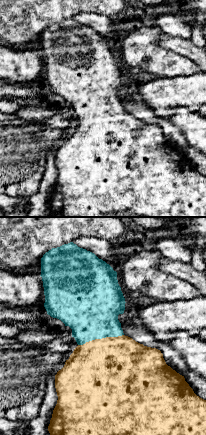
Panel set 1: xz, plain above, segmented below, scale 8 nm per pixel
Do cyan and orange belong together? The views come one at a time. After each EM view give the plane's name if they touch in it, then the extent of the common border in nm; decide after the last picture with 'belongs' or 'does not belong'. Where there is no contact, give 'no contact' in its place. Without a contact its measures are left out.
xz | 380 nm

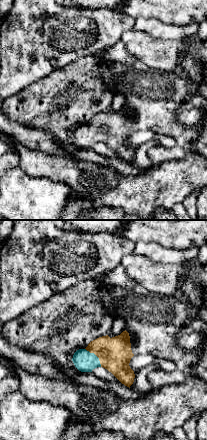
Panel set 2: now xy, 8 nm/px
xy | 200 nm

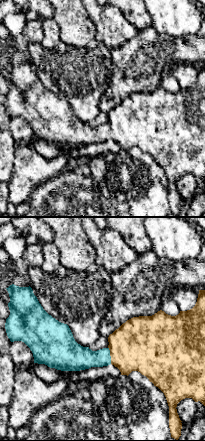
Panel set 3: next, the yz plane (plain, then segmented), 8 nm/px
yz | 140 nm

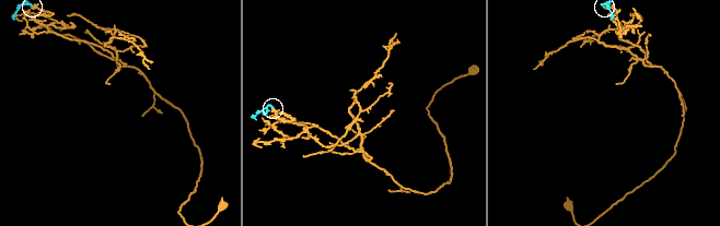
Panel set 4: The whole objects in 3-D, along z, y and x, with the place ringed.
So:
belongs

